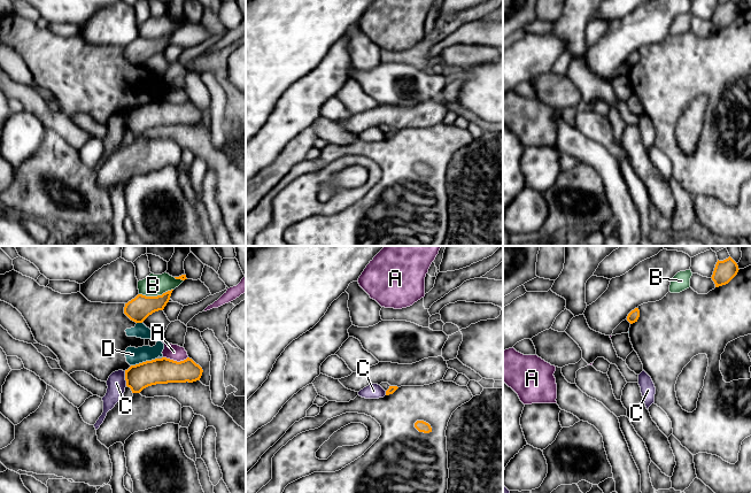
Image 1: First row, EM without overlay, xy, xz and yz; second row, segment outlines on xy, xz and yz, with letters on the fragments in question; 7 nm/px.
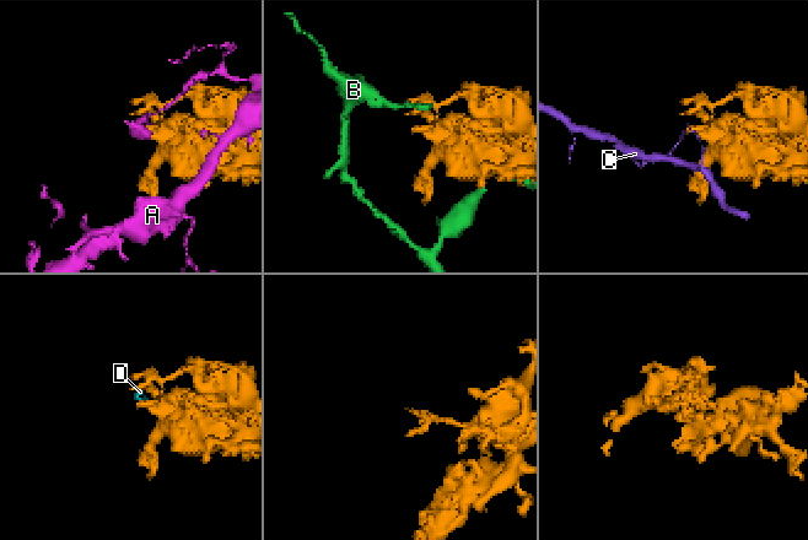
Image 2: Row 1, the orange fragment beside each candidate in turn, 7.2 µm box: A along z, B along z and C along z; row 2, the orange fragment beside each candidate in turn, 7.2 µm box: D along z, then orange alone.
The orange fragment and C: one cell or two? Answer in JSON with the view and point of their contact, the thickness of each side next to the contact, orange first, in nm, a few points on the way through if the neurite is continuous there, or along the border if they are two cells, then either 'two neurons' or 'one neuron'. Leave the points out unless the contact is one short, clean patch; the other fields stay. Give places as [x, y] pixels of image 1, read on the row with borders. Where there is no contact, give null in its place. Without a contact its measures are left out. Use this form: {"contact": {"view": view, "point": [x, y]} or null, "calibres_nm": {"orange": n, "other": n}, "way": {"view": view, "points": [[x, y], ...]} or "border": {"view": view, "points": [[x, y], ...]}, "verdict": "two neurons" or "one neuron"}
{"contact": {"view": "xy", "point": [125, 378]}, "calibres_nm": {"orange": 180, "other": 140}, "border": {"view": "xy", "points": [[124, 371], [126, 385]]}, "verdict": "two neurons"}

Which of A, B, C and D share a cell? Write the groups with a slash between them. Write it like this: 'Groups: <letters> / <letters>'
Groups: A / B / C / D

